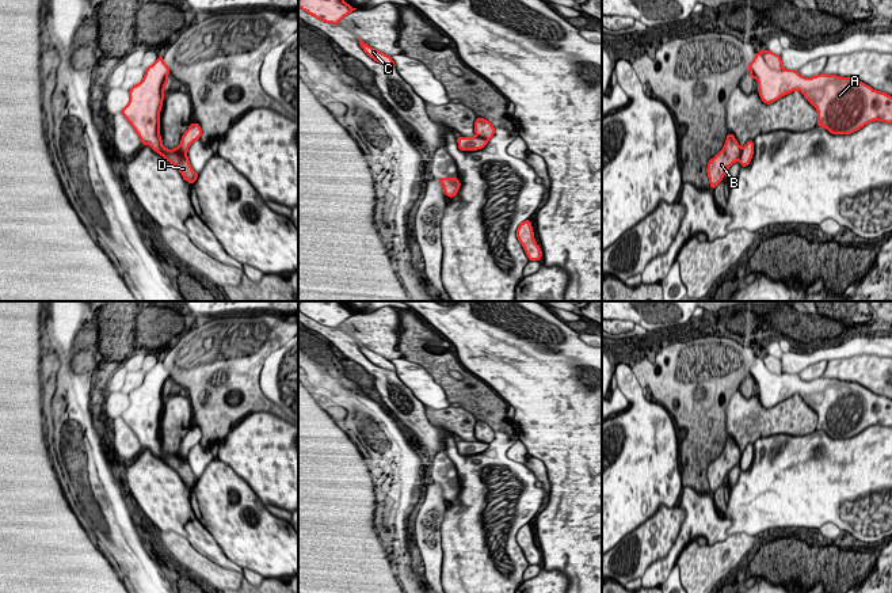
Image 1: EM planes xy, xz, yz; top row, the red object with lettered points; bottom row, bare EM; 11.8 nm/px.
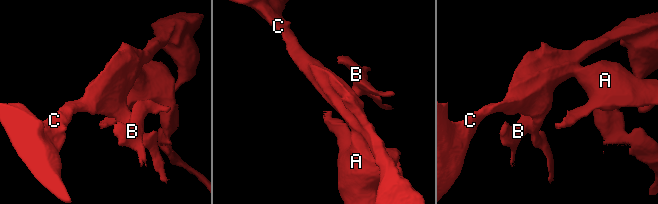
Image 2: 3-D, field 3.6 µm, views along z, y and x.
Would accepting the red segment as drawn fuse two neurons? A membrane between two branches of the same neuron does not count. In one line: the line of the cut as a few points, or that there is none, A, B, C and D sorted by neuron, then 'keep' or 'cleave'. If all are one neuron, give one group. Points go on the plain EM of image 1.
xz (477, 440), (488, 444) | A C D / B | cleave

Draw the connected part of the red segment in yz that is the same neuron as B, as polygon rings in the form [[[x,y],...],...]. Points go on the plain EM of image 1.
[[[728,437],[724,452],[708,465],[708,482],[710,487],[710,493],[716,493],[716,490],[723,486],[725,476],[729,471],[740,464],[742,452],[732,437]]]

